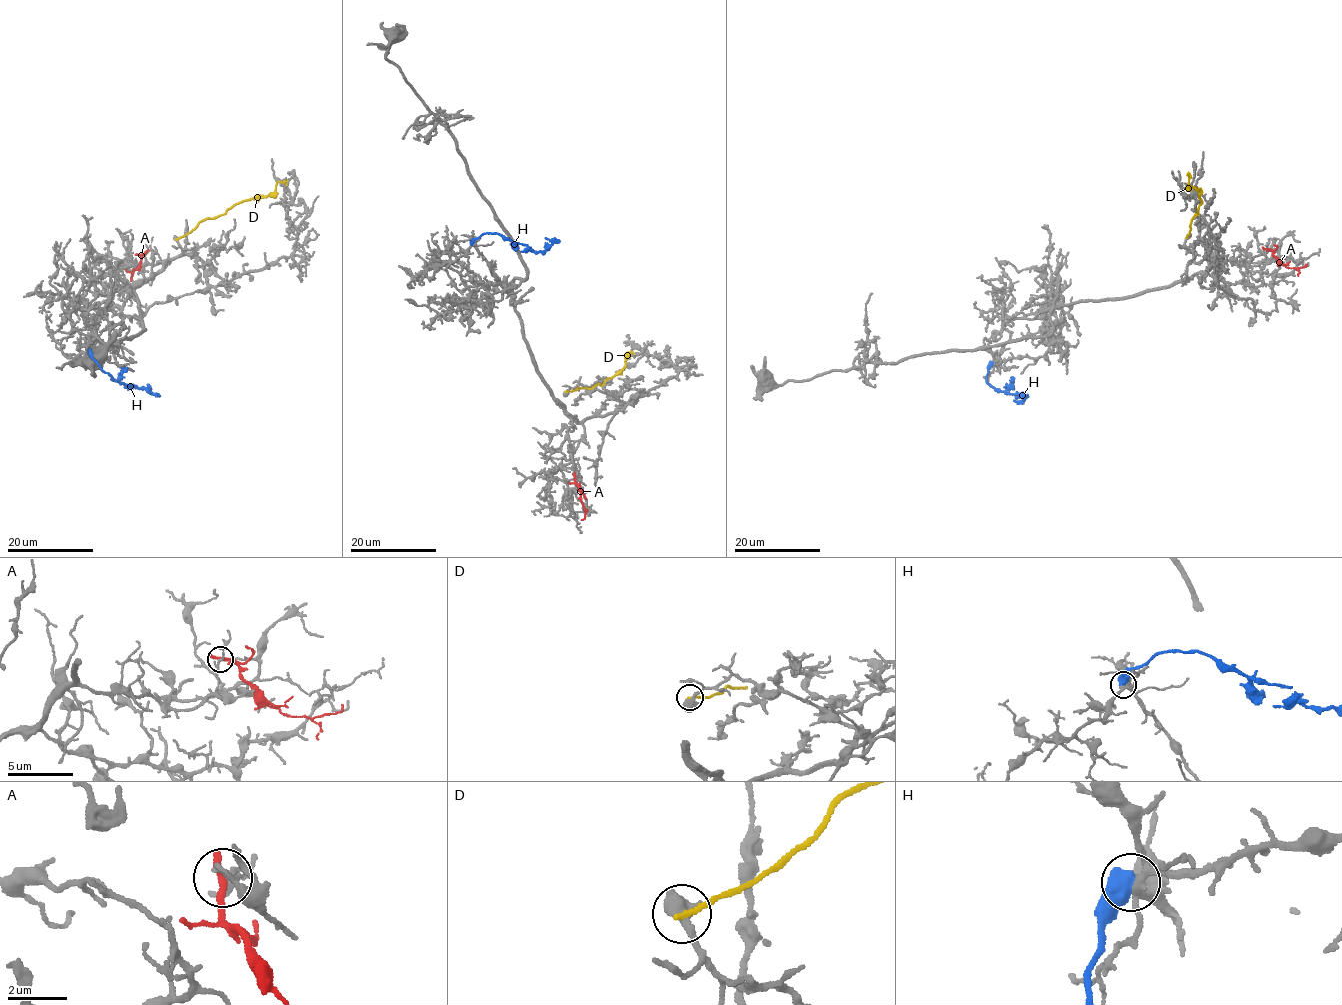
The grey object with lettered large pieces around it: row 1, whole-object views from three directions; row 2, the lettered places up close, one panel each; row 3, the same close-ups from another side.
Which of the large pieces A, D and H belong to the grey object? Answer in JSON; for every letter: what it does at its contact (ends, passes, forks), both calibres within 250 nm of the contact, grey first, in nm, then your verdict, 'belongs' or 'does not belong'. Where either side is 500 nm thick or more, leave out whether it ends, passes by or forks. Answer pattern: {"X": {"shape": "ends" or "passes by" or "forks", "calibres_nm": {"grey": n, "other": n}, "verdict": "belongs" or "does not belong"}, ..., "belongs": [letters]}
{"A": {"shape": "ends", "calibres_nm": {"grey": 130, "other": 320}, "verdict": "does not belong"}, "D": {"shape": "ends", "calibres_nm": {"grey": 480, "other": 190}, "verdict": "does not belong"}, "H": {"calibres_nm": {"grey": 220, "other": 550}, "verdict": "does not belong"}, "belongs": []}

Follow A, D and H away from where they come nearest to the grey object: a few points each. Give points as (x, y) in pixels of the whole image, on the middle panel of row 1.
A: (575, 476), (585, 517), (581, 519)
D: (566, 391), (602, 385), (624, 366), (626, 354), (633, 354)
H: (471, 244), (484, 233), (498, 233), (537, 252), (551, 243), (545, 238)

